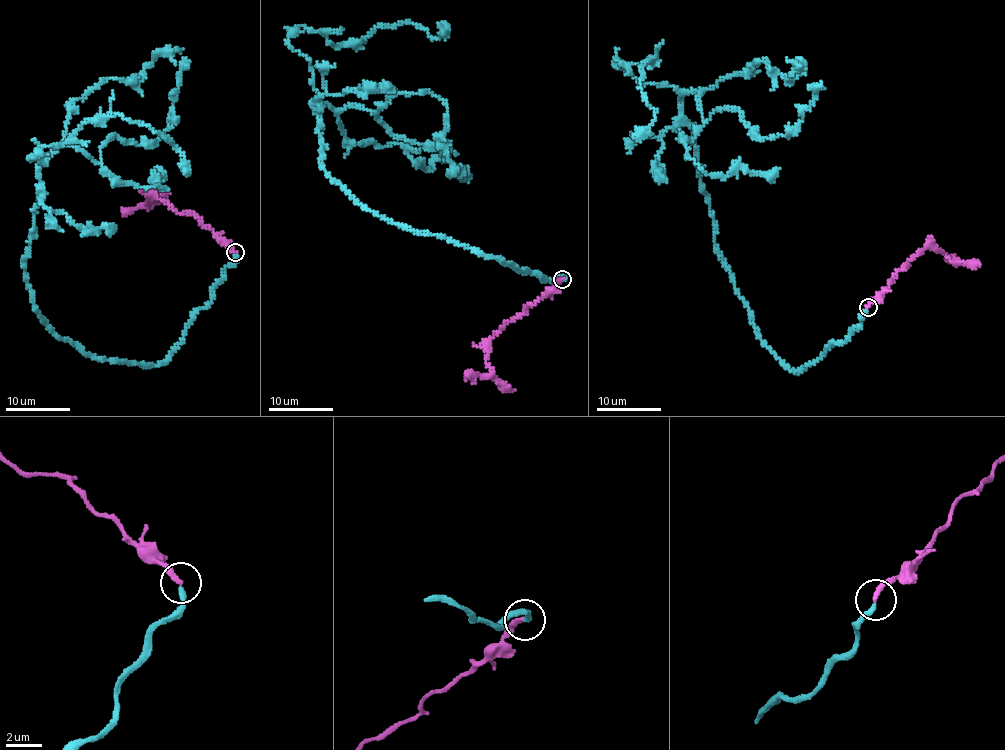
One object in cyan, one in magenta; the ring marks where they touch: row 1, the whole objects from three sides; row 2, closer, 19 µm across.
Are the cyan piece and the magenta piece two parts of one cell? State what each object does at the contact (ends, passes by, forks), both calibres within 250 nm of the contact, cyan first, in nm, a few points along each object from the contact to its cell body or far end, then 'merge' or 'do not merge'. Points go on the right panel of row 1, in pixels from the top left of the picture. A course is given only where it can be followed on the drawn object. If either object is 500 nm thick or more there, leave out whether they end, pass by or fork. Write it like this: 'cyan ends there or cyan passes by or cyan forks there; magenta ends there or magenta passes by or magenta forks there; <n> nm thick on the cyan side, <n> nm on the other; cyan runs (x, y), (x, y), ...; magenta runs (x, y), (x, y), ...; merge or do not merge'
cyan ends there; magenta ends there; 280 nm thick on the cyan side, 280 nm on the other; cyan runs (867, 308), (794, 372), (715, 246), (681, 95), (616, 58), (650, 58), (639, 85), (655, 111), (632, 136); magenta runs (867, 308), (871, 301), (879, 300), (912, 257), (930, 247), (954, 262), (981, 265); do not merge

